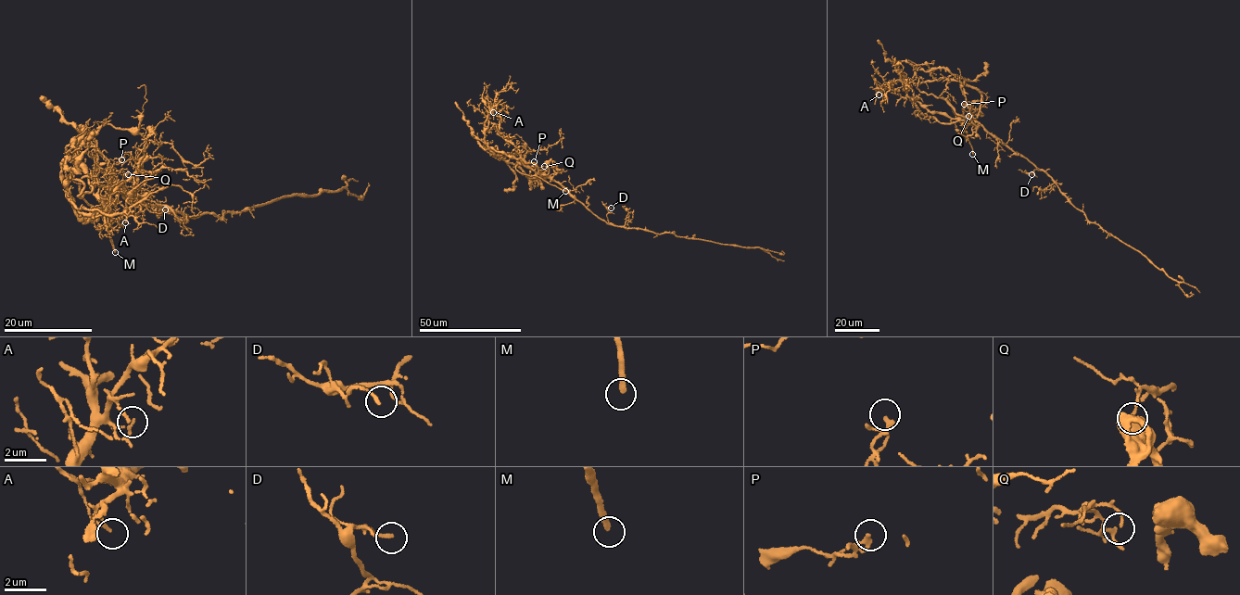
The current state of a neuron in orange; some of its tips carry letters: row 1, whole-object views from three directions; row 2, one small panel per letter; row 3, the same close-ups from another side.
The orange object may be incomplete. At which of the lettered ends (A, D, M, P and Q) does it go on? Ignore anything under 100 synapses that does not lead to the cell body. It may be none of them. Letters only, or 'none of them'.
M

